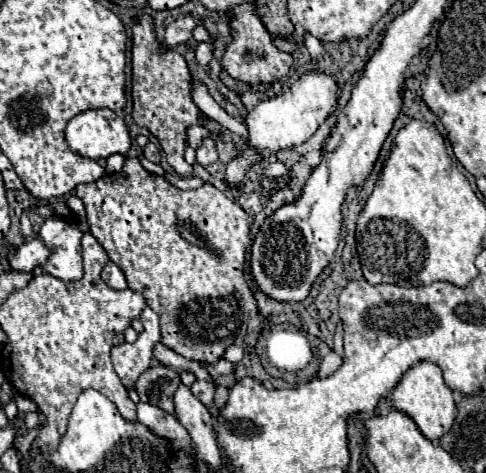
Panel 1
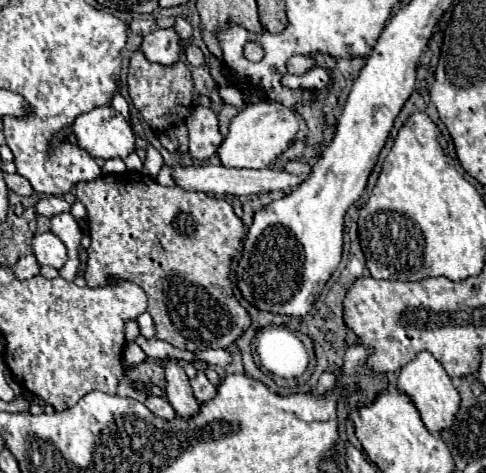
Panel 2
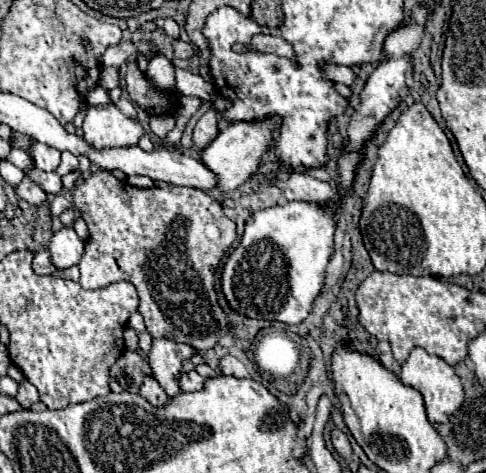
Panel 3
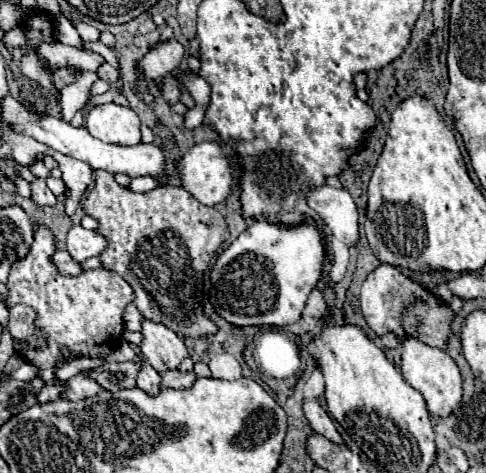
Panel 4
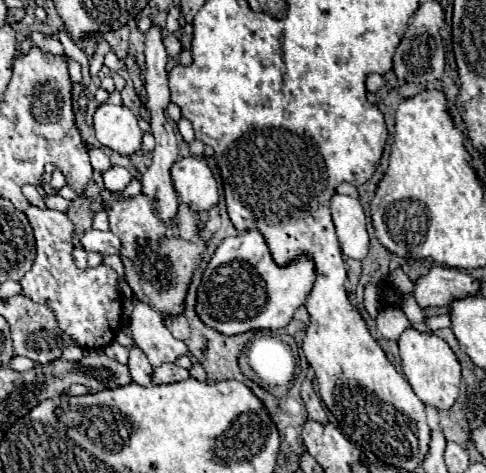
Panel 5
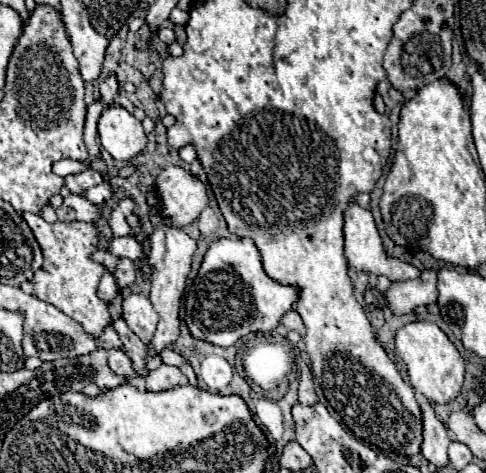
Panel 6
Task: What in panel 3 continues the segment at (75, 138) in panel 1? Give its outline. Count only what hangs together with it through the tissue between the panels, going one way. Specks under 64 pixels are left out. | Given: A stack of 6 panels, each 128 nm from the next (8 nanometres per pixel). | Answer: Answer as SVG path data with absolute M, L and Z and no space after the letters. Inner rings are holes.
M114 104L90 106L84 118L84 138L96 148L102 146L134 146L144 134L138 120L124 116Z

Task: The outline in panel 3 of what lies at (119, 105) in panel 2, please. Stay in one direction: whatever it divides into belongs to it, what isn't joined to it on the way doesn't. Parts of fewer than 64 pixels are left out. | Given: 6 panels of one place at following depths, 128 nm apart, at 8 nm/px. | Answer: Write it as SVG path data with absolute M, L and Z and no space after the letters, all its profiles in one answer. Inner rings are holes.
M96 86L86 95L86 102L92 106L111 103L107 90Z

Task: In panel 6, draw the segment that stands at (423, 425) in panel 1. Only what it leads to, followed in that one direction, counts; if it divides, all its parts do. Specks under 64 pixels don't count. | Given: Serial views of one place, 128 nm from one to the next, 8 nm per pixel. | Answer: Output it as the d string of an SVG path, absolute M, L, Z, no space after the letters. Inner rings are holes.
M414 320L404 324L396 332L396 350L408 366L412 386L422 392L434 404L446 404L454 400L464 382L464 358L450 342L450 338L430 320Z

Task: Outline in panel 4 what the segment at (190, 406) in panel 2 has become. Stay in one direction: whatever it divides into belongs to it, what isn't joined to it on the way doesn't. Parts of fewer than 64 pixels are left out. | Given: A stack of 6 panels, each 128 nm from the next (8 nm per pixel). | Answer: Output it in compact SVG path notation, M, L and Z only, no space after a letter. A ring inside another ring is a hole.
M142 320L142 358L154 366L156 372L168 368L178 368L178 364L188 356L184 340L164 324Z

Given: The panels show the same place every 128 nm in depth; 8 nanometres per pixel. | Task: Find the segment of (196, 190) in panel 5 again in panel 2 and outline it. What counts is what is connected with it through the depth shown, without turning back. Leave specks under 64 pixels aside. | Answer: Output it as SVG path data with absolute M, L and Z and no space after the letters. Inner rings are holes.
M258 100L254 104L248 104L232 122L230 130L220 144L216 156L222 166L226 168L248 168L248 170L258 170L258 168L268 168L270 162L278 158L294 140L298 132L298 122L300 116L298 112L284 108L282 104L276 102L266 102Z

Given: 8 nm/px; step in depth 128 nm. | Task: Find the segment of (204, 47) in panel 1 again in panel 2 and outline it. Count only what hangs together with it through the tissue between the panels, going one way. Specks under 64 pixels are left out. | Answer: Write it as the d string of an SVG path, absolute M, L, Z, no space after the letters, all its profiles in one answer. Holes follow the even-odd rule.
M190 44L190 46L186 48L186 58L188 58L188 62L190 62L192 66L202 66L202 64L204 64L204 54L202 54L202 50L200 50L198 46L194 46L194 44Z

